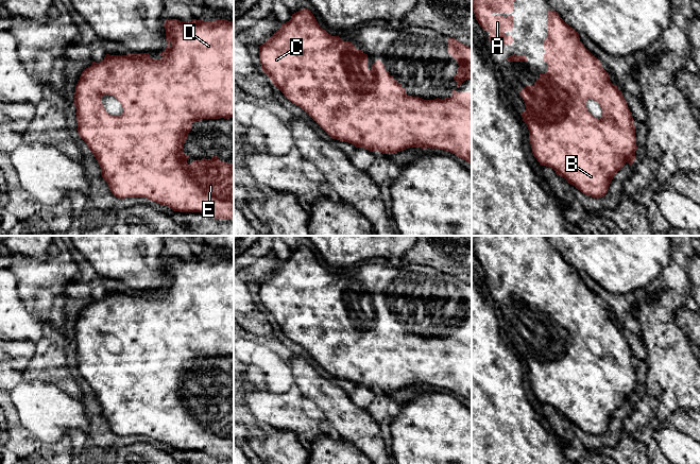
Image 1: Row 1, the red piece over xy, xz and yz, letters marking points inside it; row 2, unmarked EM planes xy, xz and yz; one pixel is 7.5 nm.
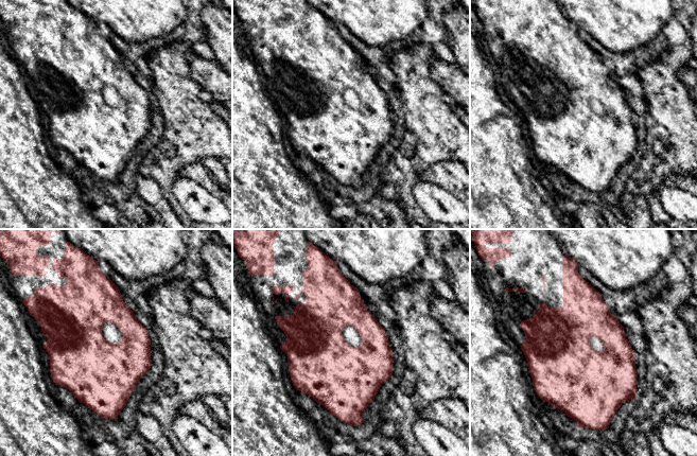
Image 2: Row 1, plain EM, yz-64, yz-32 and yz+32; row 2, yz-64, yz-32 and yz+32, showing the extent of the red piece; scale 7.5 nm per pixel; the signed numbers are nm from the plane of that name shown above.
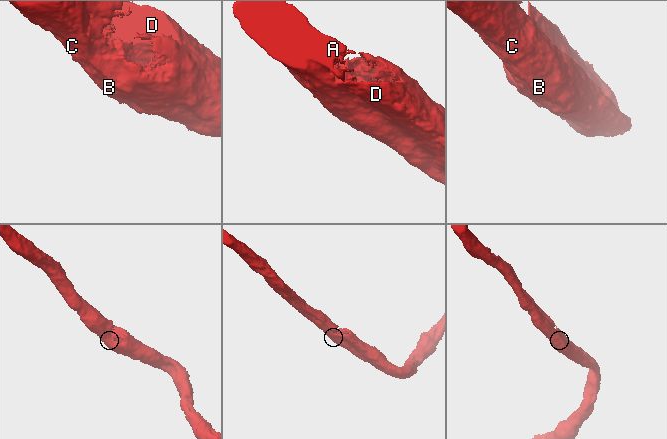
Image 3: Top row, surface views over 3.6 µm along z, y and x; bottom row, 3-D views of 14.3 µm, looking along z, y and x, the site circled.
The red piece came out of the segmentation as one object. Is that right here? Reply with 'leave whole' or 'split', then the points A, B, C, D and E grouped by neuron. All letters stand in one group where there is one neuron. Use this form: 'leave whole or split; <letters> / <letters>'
leave whole; A B C D E

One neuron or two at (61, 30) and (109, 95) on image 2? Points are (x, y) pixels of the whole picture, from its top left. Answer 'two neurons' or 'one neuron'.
one neuron

